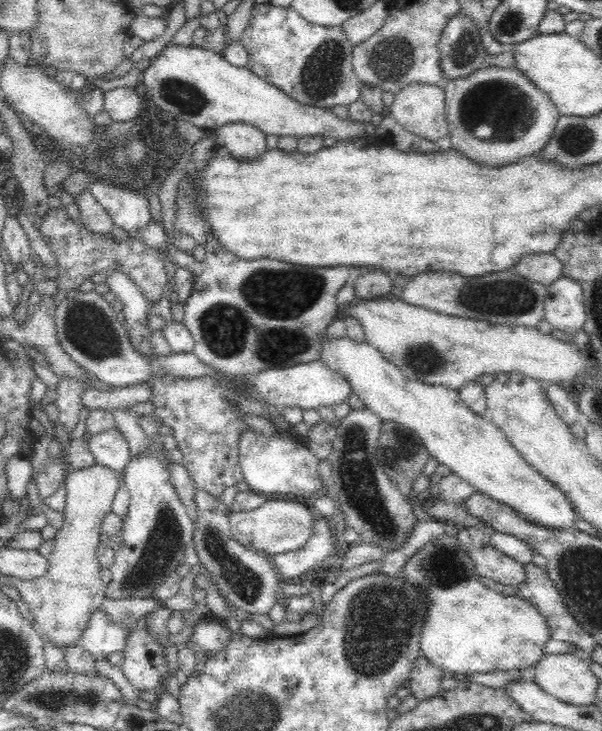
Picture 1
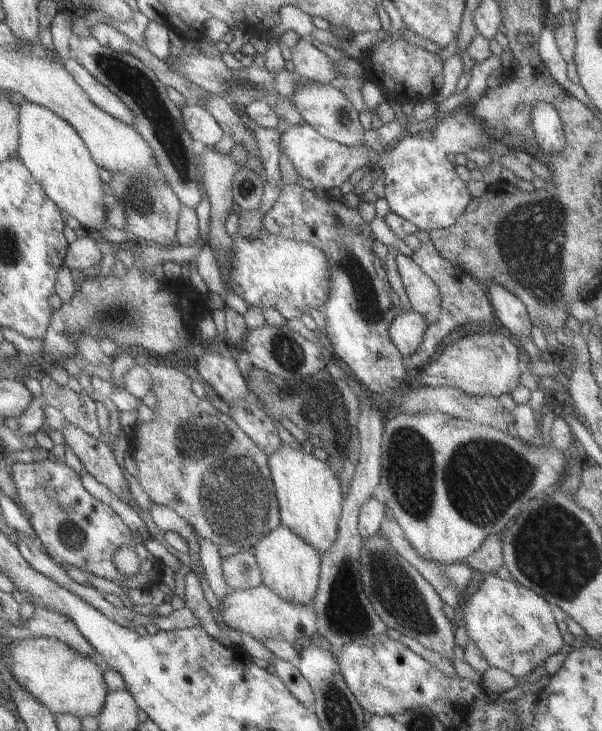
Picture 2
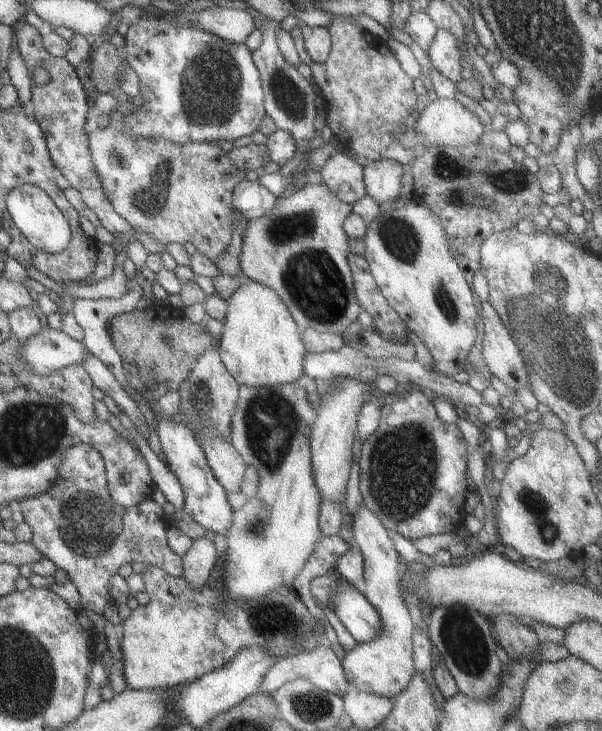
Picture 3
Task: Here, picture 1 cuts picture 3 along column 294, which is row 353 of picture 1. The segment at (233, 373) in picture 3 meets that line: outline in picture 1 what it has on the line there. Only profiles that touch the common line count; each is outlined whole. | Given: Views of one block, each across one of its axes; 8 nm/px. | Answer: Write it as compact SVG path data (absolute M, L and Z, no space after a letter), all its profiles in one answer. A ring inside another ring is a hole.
M347 337L342 340L324 339L324 350L320 355L322 362L328 367L340 371L350 386L354 387L356 395L362 400L376 417L382 422L398 423L400 426L411 430L426 447L431 457L450 468L453 475L462 478L476 492L485 494L502 505L506 505L516 511L522 519L536 525L554 530L577 529L576 521L582 519L577 513L568 495L564 494L550 480L542 477L540 472L528 465L522 454L514 448L514 445L505 437L496 423L487 415L476 415L466 407L460 399L459 390L448 389L444 386L429 386L417 381L408 380L398 367L387 362L370 344L355 344Z

